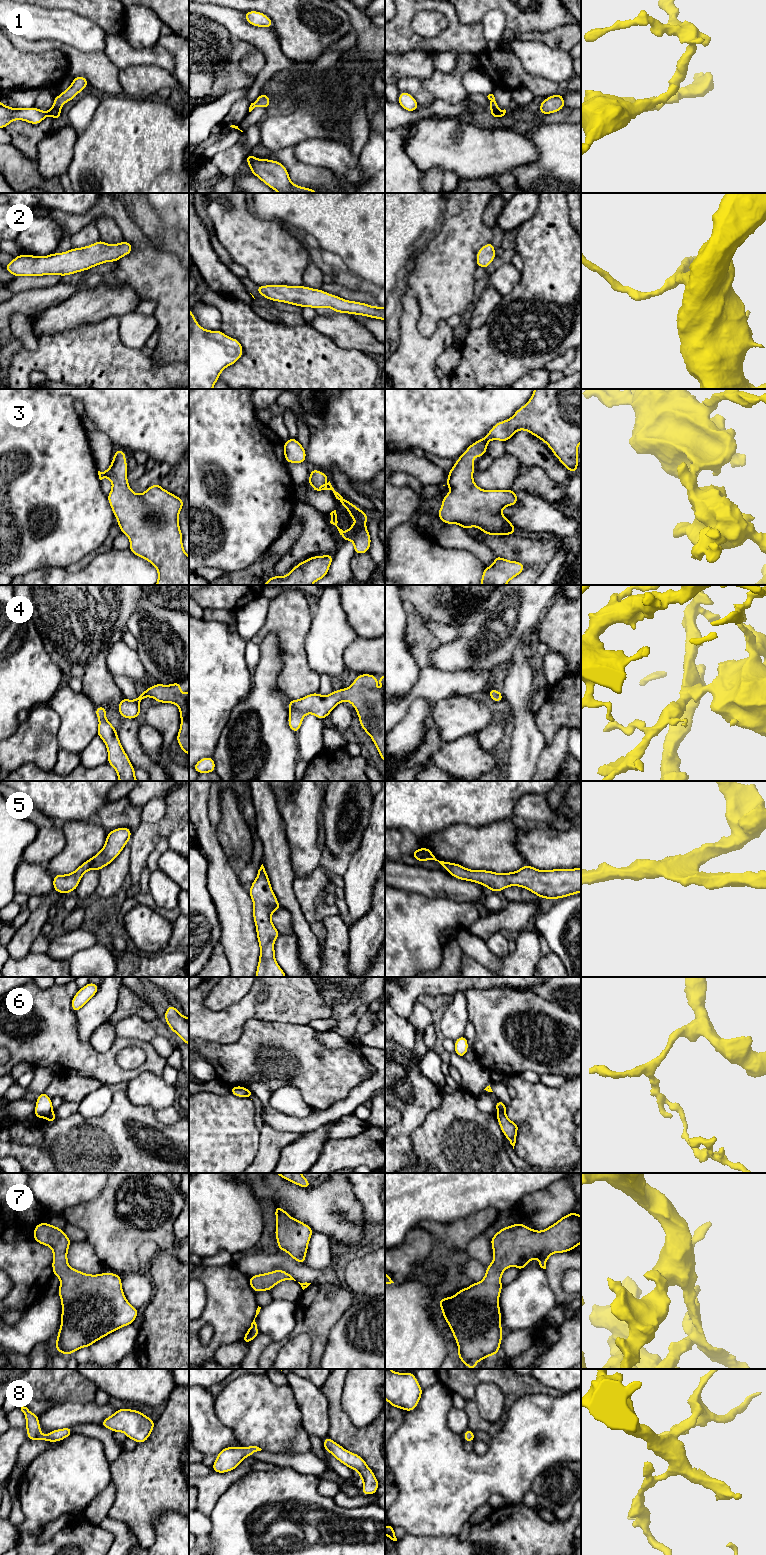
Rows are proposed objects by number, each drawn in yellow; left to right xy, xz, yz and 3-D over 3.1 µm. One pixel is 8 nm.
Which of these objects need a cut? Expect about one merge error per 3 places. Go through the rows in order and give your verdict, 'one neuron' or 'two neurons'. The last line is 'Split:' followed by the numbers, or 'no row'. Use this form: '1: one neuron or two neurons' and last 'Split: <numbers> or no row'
1: one neuron
2: one neuron
3: one neuron
4: one neuron
5: one neuron
6: two neurons
7: one neuron
8: one neuron
Split: 6

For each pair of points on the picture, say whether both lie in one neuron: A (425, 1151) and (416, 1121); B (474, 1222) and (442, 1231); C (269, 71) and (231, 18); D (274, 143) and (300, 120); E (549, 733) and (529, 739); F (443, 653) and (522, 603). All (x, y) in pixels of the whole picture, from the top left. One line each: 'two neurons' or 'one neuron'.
A: two neurons
B: one neuron
C: one neuron
D: one neuron
E: two neurons
F: one neuron

